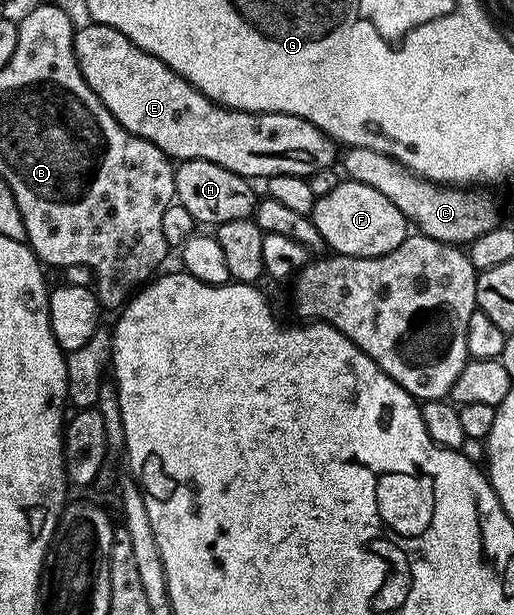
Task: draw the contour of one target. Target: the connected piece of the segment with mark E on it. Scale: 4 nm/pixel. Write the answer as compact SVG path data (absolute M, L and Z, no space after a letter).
M88 23L73 35L73 50L87 79L87 87L99 95L103 107L127 131L136 137L147 139L159 147L165 156L178 162L203 159L207 163L219 163L227 171L235 171L240 177L268 179L275 175L299 175L308 179L315 171L332 169L339 161L339 145L329 134L315 127L302 117L286 113L248 113L242 109L226 109L215 105L207 95L203 95L191 83L187 83L171 67L167 67L157 57L143 51L127 35L106 25Z

